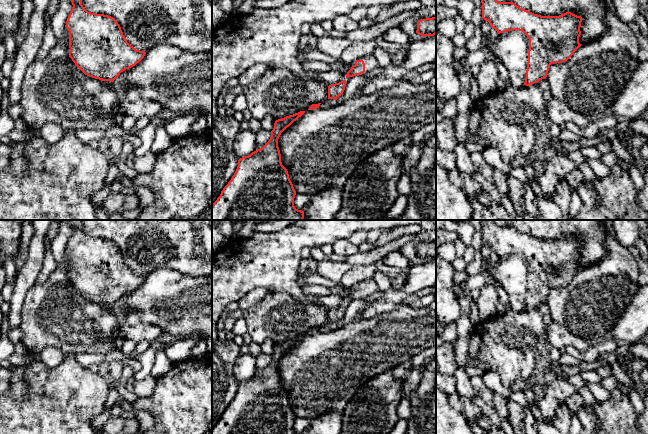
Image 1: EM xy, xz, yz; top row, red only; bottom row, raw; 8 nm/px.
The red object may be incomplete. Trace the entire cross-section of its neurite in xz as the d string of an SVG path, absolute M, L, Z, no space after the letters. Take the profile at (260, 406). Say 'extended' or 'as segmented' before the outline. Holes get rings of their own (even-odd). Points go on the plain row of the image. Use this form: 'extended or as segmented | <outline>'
as segmented | M304 337L276 344L269 365L238 384L234 399L212 434L298 434L294 430L296 415L281 386L278 363Z

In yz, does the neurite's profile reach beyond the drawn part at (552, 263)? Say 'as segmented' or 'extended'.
as segmented

